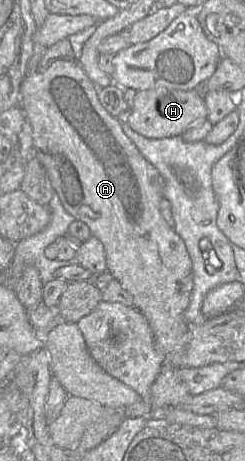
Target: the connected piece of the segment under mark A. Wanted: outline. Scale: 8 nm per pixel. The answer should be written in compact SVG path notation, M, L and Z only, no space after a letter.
M68 38L58 41L46 52L36 69L26 74L20 87L20 108L30 124L33 137L33 155L40 161L49 177L51 185L58 194L65 210L77 220L83 221L91 230L93 236L98 238L105 249L107 270L113 275L121 286L133 297L134 308L140 311L147 319L153 333L154 345L157 352L163 357L164 365L152 386L152 402L155 408L160 407L181 407L188 397L193 397L187 388L177 377L177 370L171 366L171 357L182 352L189 339L192 325L184 317L189 306L193 290L192 262L183 239L175 232L174 228L168 225L160 211L160 201L164 198L164 179L159 171L141 154L132 140L123 132L120 121L110 115L101 105L98 98L98 88L88 78L79 60L75 57Z

